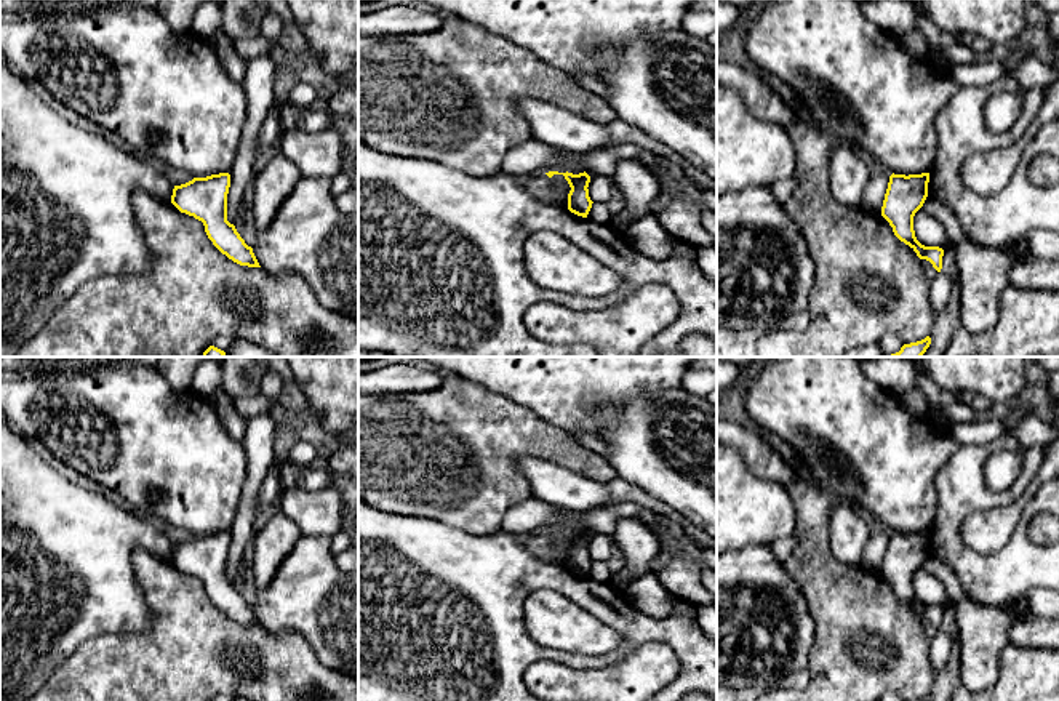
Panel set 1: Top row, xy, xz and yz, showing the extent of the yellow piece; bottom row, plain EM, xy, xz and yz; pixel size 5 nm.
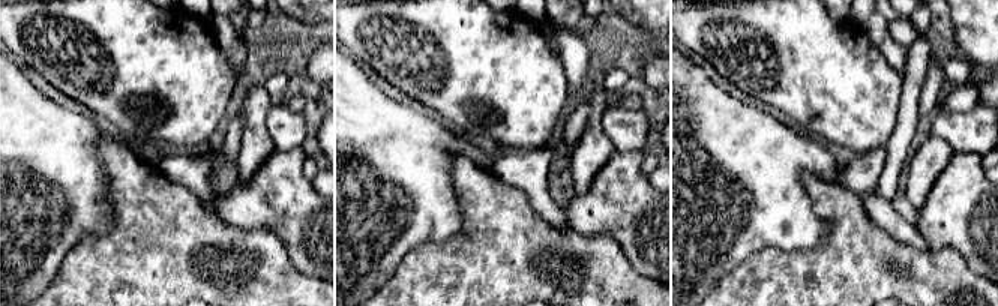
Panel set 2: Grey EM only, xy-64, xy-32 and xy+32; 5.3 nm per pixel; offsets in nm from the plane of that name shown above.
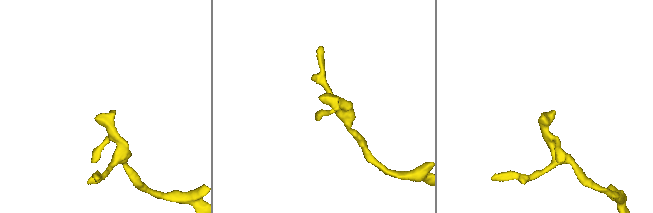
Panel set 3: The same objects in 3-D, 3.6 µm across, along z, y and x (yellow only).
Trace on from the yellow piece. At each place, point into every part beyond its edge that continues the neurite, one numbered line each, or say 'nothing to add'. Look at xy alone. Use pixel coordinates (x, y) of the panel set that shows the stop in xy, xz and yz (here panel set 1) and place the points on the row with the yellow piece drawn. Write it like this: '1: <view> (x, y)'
nothing to add

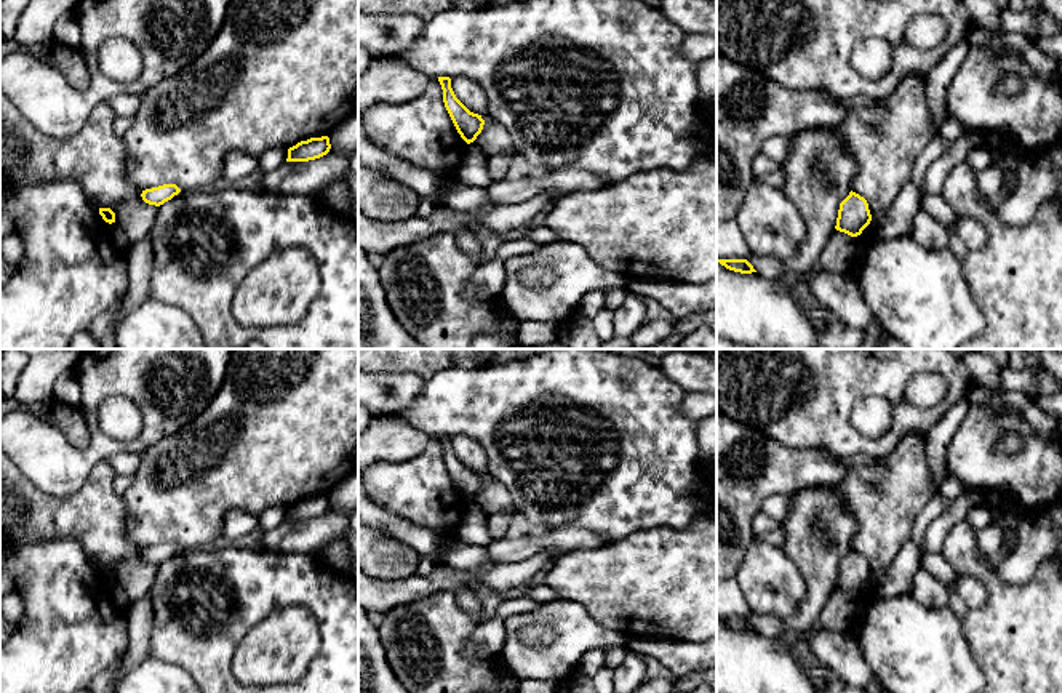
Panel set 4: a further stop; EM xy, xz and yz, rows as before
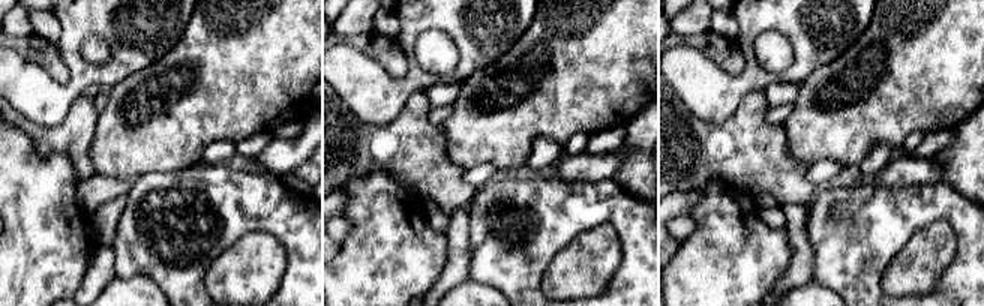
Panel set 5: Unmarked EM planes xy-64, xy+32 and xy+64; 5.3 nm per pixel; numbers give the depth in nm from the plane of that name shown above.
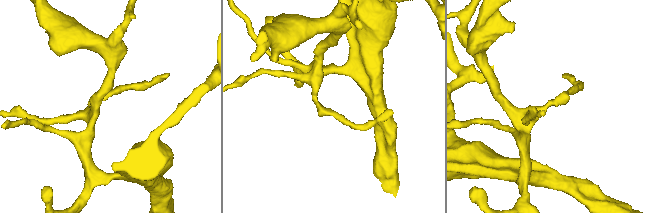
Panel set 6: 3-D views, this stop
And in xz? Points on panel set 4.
nothing to add

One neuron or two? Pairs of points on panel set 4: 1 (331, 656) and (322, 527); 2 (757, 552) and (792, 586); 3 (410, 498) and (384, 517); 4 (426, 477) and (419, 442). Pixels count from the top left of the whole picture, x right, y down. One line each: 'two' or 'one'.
1: two
2: one
3: two
4: two

